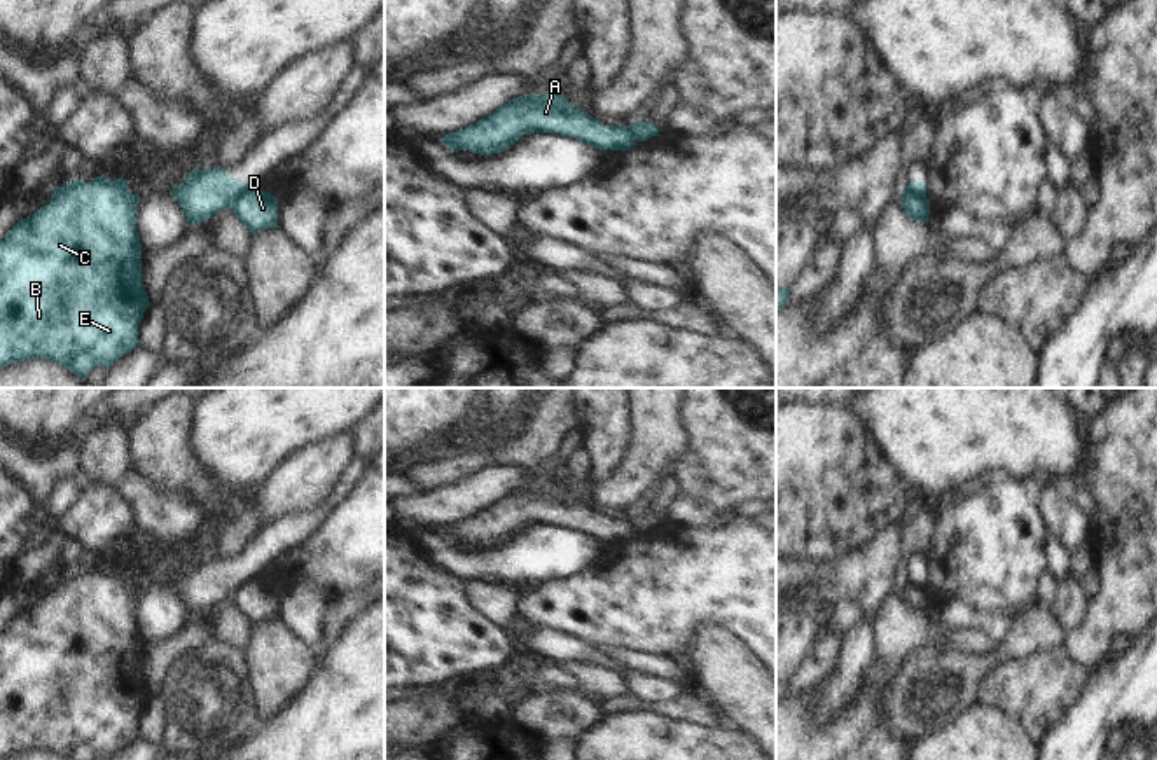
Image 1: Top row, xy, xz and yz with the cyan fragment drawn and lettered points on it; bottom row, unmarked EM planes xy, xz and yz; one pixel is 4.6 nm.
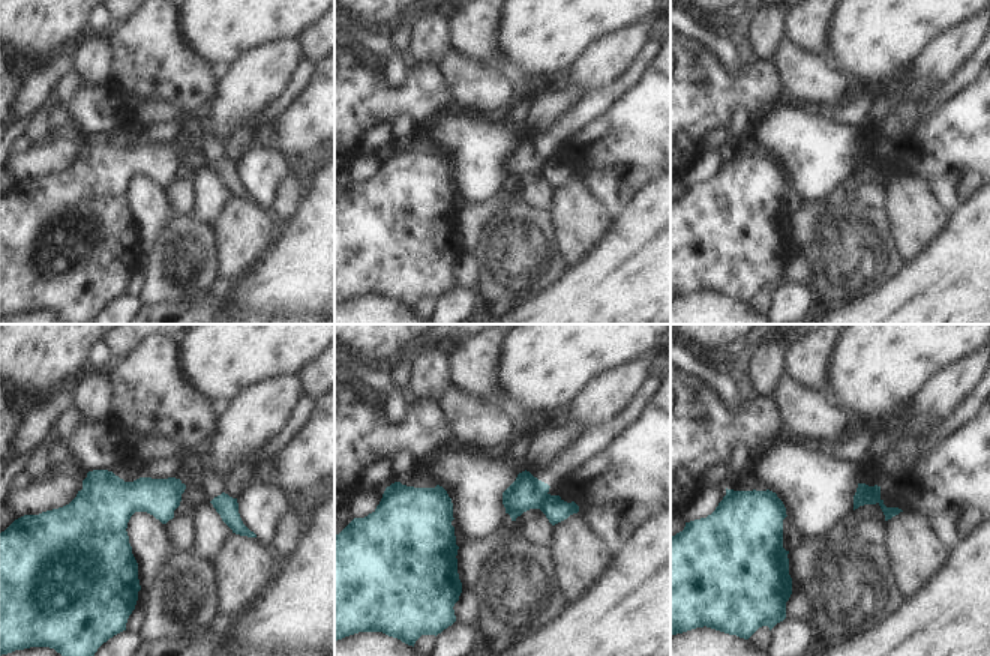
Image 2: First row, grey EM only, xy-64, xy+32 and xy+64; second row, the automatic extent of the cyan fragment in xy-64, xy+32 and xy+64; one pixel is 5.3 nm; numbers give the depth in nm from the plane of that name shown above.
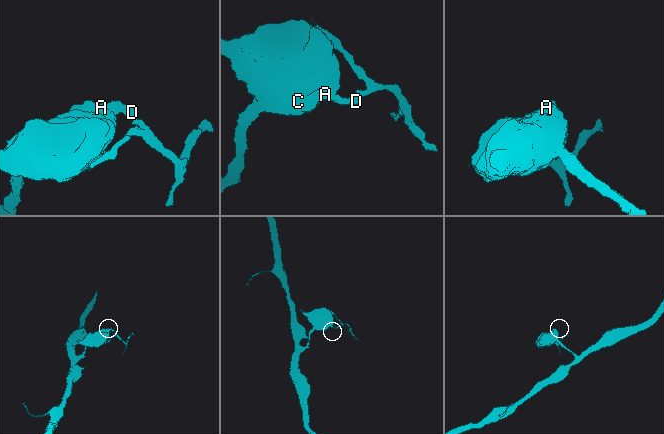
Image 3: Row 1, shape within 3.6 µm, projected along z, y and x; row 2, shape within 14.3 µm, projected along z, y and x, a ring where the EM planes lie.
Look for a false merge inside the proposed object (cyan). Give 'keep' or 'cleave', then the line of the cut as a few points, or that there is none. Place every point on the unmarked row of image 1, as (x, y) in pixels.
cleave; cut in xy along (243, 575), (231, 598)

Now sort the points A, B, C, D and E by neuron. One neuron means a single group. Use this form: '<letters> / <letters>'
A B C E / D

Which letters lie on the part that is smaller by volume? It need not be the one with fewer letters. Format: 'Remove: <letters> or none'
Remove: D

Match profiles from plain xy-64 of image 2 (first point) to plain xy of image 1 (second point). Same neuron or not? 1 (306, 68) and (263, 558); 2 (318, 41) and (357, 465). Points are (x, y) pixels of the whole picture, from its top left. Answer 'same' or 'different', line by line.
1: same
2: different

